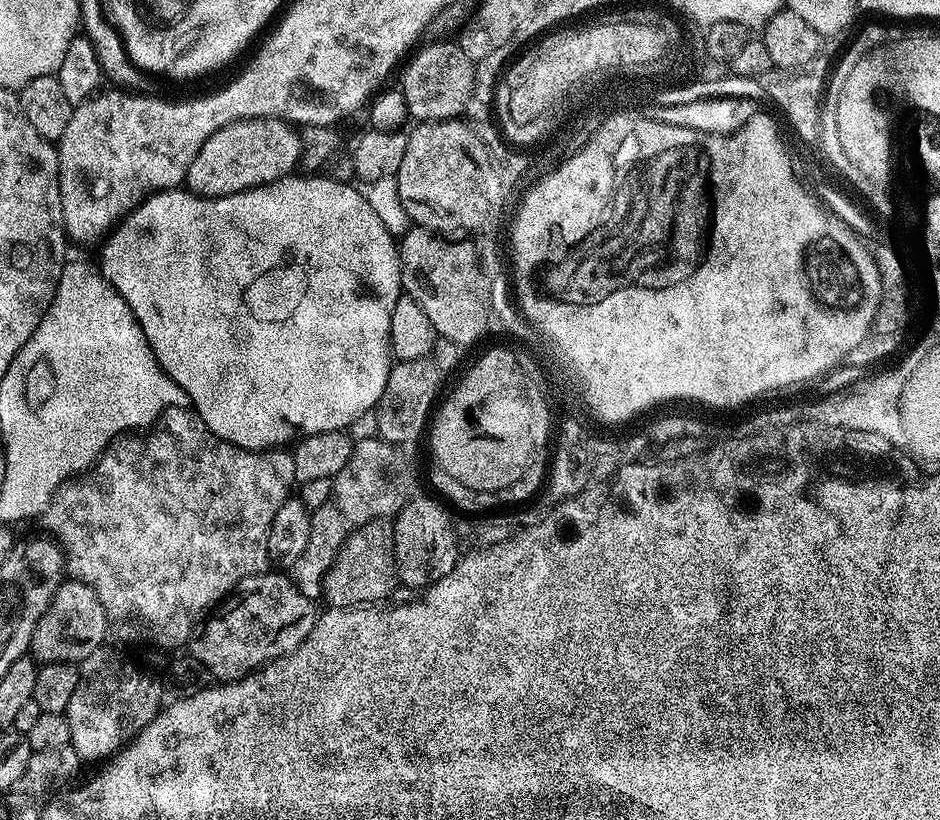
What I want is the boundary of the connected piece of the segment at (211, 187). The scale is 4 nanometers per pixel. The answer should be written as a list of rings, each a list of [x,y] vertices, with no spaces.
[[[271,118],[235,120],[206,138],[202,150],[198,150],[198,158],[190,162],[186,188],[195,196],[211,198],[273,184],[297,167],[300,153],[301,137],[285,121]]]

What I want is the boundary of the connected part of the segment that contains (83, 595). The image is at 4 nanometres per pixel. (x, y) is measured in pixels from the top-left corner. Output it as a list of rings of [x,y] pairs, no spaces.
[[[68,578],[57,588],[38,626],[34,626],[30,655],[40,664],[79,662],[101,648],[109,636],[108,619],[98,596],[82,582]]]

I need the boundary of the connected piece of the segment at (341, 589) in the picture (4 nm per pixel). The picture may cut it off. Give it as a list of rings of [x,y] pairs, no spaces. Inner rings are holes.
[[[387,519],[371,520],[348,536],[338,550],[332,565],[324,575],[322,600],[334,608],[372,606],[389,599],[392,587],[397,587],[396,555],[392,524]]]

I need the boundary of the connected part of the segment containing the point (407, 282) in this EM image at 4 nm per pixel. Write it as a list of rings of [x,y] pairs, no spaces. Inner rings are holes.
[[[412,227],[399,237],[400,249],[400,286],[401,289],[426,310],[430,322],[434,326],[437,337],[457,344],[459,340],[471,340],[484,326],[485,317],[485,278],[480,275],[473,247],[468,244],[442,244],[433,240],[424,232],[415,232]]]

